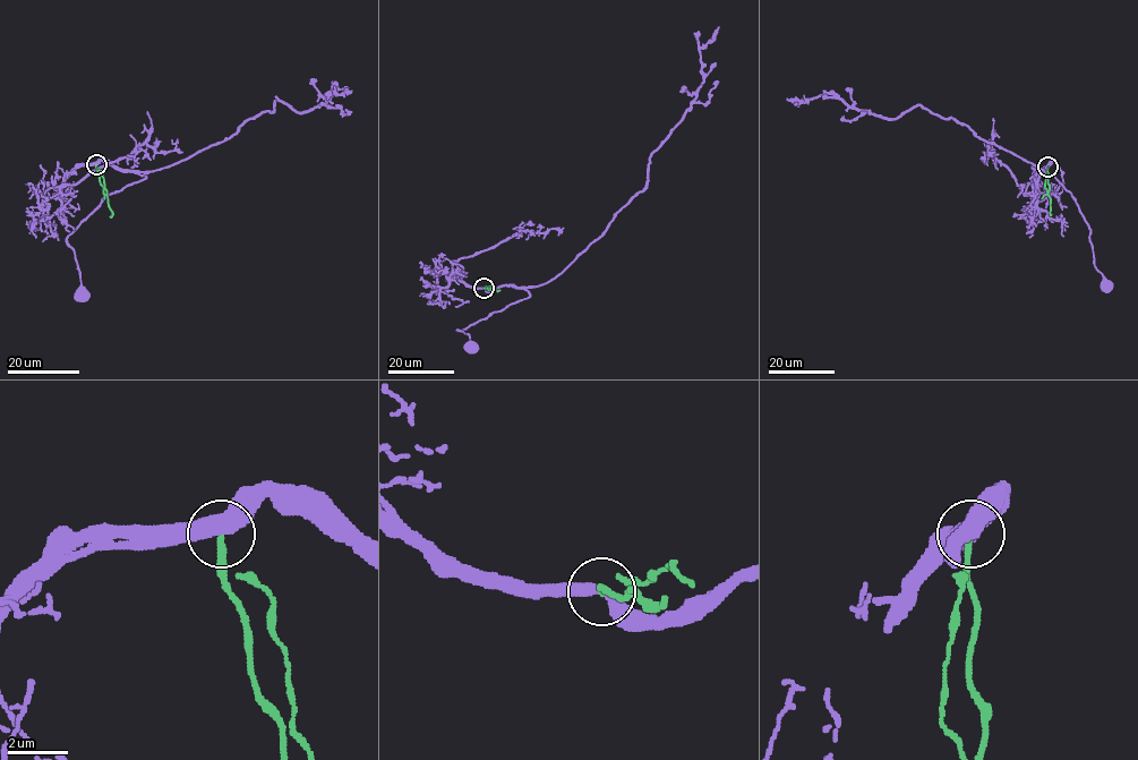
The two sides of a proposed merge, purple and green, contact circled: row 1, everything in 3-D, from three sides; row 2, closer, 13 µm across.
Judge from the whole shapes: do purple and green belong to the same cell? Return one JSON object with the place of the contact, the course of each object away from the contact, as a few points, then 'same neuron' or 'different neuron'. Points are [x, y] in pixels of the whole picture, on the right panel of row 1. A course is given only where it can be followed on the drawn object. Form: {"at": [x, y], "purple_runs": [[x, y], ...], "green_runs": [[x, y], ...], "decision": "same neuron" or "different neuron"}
{"at": [1047, 167], "purple_runs": [[1047, 167], [1051, 162], [1045, 171], [1071, 194], [1089, 227], [1095, 267], [1109, 285]], "green_runs": [[1047, 167], [1051, 213]], "decision": "different neuron"}

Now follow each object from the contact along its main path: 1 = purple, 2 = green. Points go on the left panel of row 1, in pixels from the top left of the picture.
1: (95, 164), (108, 160), (121, 170), (145, 177), (108, 194), (68, 235), (67, 244), (74, 252), (84, 295)
2: (95, 164), (110, 215)

